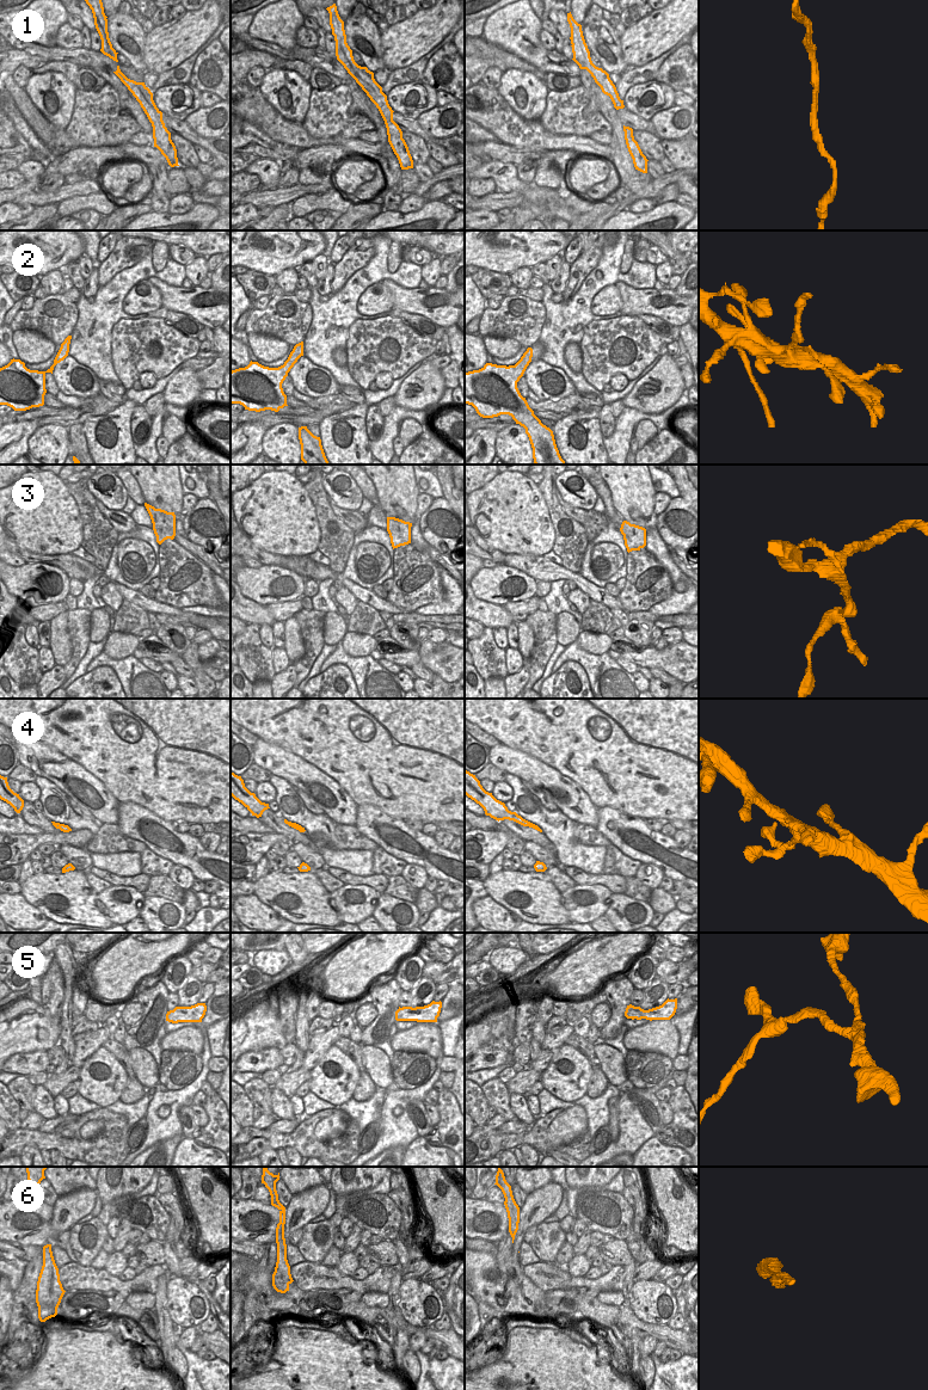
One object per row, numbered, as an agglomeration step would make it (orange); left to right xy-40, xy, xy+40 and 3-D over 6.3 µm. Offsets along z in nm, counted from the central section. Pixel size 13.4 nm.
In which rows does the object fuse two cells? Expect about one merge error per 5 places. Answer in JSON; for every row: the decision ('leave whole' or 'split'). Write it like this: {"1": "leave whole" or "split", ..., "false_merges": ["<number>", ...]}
{"1": "leave whole", "2": "split", "3": "split", "4": "leave whole", "5": "leave whole", "6": "leave whole", "false_merges": ["2", "3"]}

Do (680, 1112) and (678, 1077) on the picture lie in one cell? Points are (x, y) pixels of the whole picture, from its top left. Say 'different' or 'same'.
different

